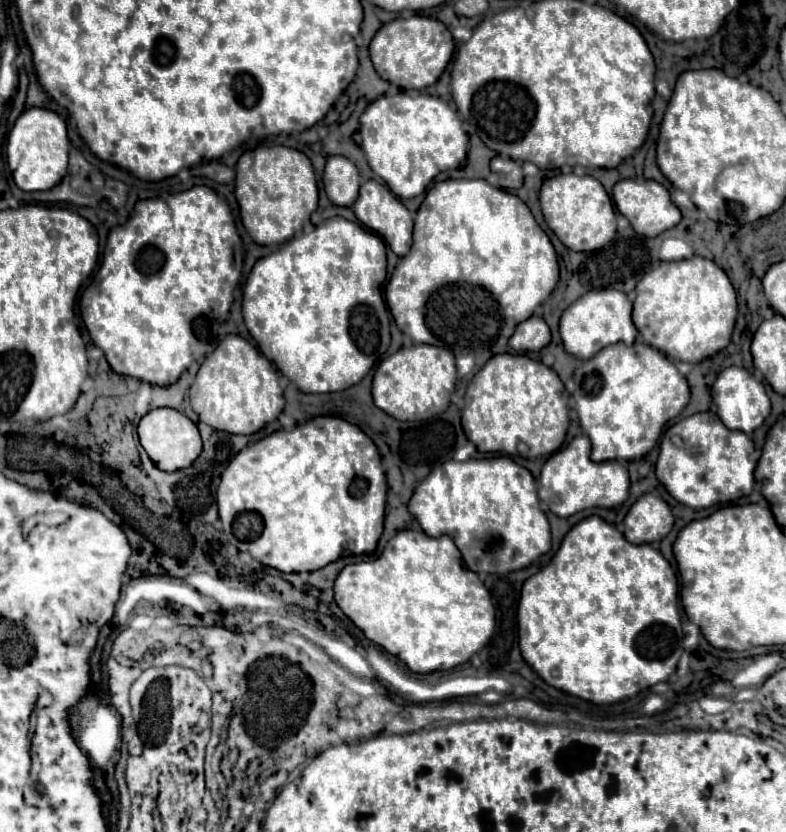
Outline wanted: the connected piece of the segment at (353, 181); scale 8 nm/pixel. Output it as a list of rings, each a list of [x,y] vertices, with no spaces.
[[[342,155],[328,157],[324,169],[324,189],[334,205],[350,207],[358,199],[360,189],[360,173],[356,165]]]

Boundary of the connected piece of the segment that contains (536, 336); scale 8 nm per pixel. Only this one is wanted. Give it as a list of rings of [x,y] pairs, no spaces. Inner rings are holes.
[[[530,317],[522,321],[510,337],[514,351],[540,351],[550,341],[550,329],[542,317]]]

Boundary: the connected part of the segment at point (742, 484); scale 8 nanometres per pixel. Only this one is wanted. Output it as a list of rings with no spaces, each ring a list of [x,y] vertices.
[[[696,413],[678,423],[674,423],[662,437],[660,455],[656,461],[656,477],[666,487],[666,491],[678,501],[692,509],[708,509],[720,503],[732,503],[740,497],[750,495],[755,485],[754,471],[761,453],[755,453],[754,443],[742,431],[726,431],[724,423],[716,413]]]

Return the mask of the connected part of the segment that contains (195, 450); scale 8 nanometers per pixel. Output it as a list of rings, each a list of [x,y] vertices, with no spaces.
[[[162,407],[146,413],[138,423],[138,437],[148,457],[162,471],[178,471],[178,469],[190,467],[196,461],[196,457],[202,453],[202,439],[200,439],[198,427],[176,409]]]

